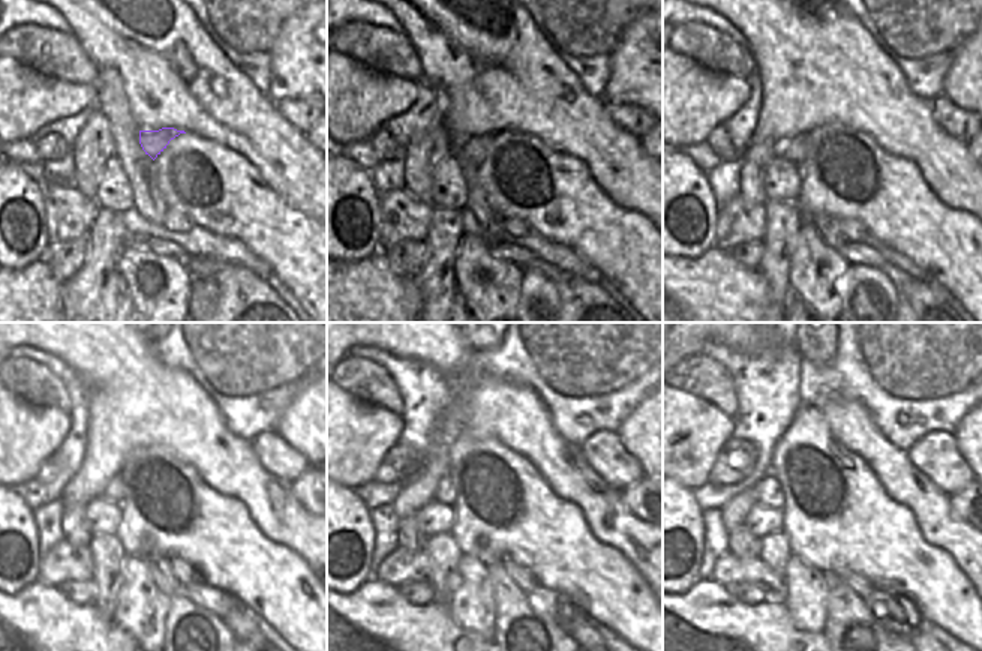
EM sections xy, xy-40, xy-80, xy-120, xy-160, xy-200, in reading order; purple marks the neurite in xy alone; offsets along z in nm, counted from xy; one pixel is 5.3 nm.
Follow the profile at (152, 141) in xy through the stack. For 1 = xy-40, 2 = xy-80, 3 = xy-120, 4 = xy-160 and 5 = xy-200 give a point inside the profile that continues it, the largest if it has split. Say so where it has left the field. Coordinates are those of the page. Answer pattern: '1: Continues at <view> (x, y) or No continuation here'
1: Continues at xy-40 (473, 149)
2: Continues at xy-80 (793, 150)
3: Continues at xy-120 (113, 491)
4: Continues at xy-160 (444, 494)
5: Continues at xy-200 (768, 492)

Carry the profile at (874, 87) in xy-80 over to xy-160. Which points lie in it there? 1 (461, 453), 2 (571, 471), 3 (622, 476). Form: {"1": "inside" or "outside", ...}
{"1": "outside", "2": "inside", "3": "outside"}

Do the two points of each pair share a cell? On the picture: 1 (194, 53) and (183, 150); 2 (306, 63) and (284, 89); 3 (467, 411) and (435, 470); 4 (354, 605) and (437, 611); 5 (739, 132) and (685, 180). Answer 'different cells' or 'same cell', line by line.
1: different cells
2: same cell
3: same cell
4: same cell
5: different cells

